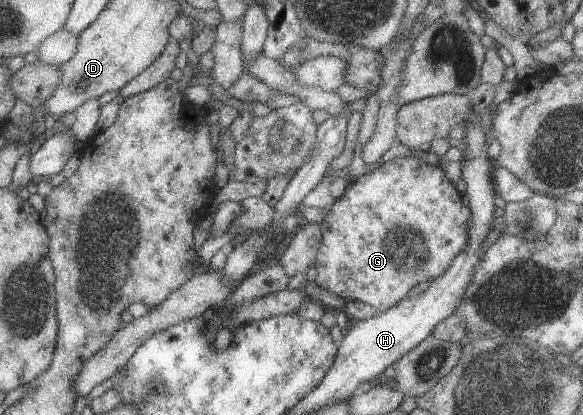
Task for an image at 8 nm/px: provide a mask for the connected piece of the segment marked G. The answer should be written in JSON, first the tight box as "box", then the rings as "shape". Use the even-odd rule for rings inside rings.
{"box":[314,156,471,313],"shape":[[[411,156],[396,157],[383,163],[375,170],[367,172],[357,179],[350,180],[344,194],[335,200],[332,208],[330,208],[330,212],[326,213],[320,224],[323,237],[321,238],[321,245],[318,249],[317,257],[315,258],[314,265],[317,270],[317,277],[314,281],[320,289],[324,288],[324,290],[328,290],[328,292],[332,292],[332,294],[336,294],[336,296],[341,296],[346,301],[366,303],[378,310],[379,313],[388,310],[391,306],[397,305],[398,302],[406,297],[406,293],[413,286],[420,284],[420,282],[434,280],[442,276],[448,268],[452,266],[456,255],[461,253],[462,249],[466,246],[469,235],[467,220],[470,218],[471,212],[467,206],[462,204],[462,197],[463,195],[458,192],[455,184],[446,176],[445,170],[442,167],[426,163],[423,160]],[[342,268],[350,270],[350,278],[346,281],[340,279],[339,272],[342,272]]]}

